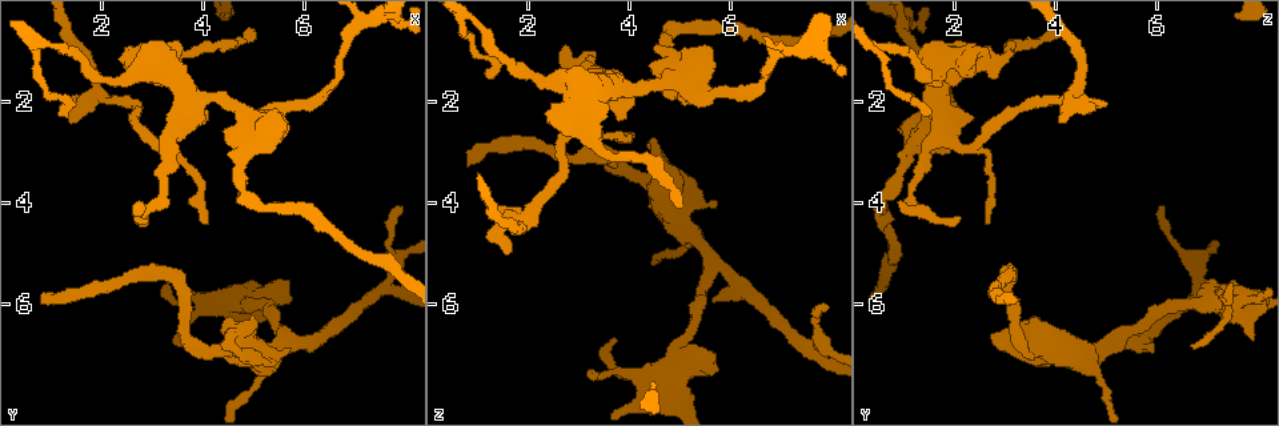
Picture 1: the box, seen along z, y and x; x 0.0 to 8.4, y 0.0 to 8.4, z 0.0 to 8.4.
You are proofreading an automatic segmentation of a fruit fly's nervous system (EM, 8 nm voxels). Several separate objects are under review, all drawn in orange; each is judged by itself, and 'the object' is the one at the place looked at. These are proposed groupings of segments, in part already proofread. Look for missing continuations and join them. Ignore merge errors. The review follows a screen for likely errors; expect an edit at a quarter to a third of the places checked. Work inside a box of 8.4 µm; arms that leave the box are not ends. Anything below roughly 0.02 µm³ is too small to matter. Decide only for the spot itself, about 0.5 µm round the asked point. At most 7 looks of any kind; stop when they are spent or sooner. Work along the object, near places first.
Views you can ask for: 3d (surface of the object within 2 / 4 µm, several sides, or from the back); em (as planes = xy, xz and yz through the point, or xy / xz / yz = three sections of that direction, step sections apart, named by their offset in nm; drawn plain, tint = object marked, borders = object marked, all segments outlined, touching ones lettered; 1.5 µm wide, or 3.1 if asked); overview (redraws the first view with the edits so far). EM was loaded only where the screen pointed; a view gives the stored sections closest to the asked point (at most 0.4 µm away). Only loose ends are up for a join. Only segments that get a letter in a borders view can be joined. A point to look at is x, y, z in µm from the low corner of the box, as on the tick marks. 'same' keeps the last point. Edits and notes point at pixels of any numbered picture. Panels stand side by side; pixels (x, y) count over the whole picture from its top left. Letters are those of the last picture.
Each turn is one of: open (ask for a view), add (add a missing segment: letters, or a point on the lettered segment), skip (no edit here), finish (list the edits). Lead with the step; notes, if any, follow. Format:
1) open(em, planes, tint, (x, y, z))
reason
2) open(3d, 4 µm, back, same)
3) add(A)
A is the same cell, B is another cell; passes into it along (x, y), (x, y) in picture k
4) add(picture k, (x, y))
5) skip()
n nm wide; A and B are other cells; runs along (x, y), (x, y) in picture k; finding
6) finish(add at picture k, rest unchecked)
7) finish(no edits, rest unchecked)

open(em, xy, step 8, borders, (1.65, 2.05, 5.00))
branch stops here

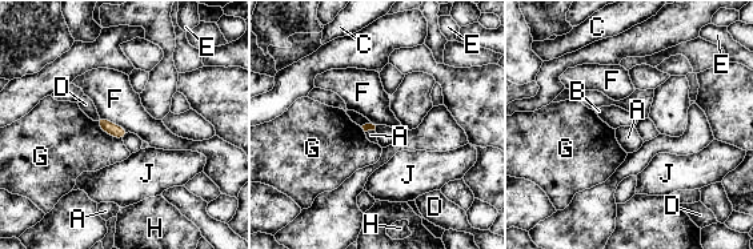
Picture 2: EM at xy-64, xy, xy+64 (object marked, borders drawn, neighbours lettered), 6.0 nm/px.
skip()
A, B, C, D, E, F, G, H and J are other cells; border along (100, 116), (119, 124), (127, 132) in picture 2; none of them fits

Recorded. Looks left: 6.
open(3d, 2 µm, back, (4.10, 4.40, 2.65))
tapers out

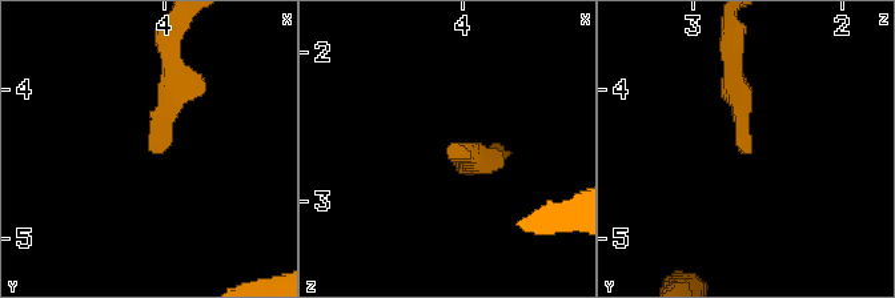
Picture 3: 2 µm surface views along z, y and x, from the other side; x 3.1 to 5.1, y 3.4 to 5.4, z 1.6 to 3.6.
open(em, planes, borders, (4.06, 4.42, 2.66))

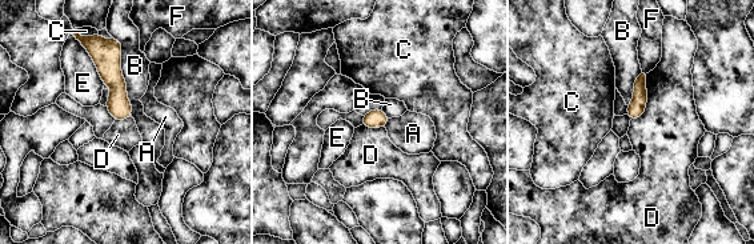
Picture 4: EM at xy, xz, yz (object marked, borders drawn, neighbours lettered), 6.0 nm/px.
skip()
A, B, C, D, E and F are other cells; runs along (96, 43), (117, 84), (121, 116) in picture 4; no lettered segment goes on from it

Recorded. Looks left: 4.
open(3d, 4 µm, (3.30, 5.60, 7.45))
an open end

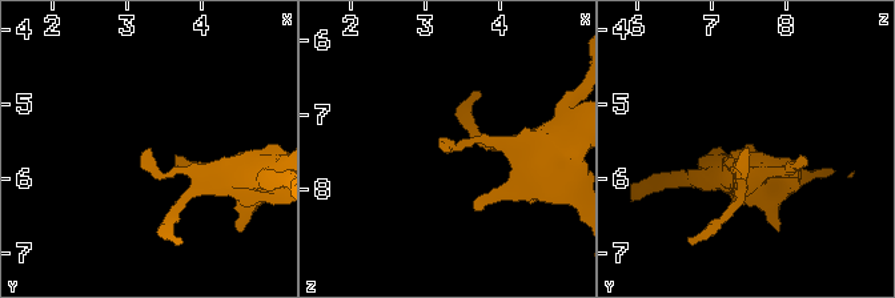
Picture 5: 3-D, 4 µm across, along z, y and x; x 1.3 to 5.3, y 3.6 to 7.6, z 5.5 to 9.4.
open(em, planes, borders, (3.35, 5.60, 7.50))

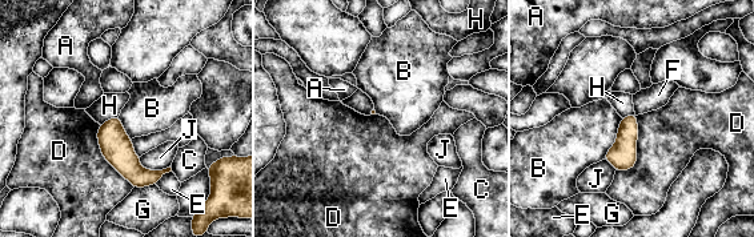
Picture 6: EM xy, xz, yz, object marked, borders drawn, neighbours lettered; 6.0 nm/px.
skip()
A, B, C, D, E, F, G, H and J are other cells; border along (637, 116), (637, 161), (616, 171) in picture 6; no lettered segment goes on from it

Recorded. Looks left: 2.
finish(no edits, rest unchecked)

